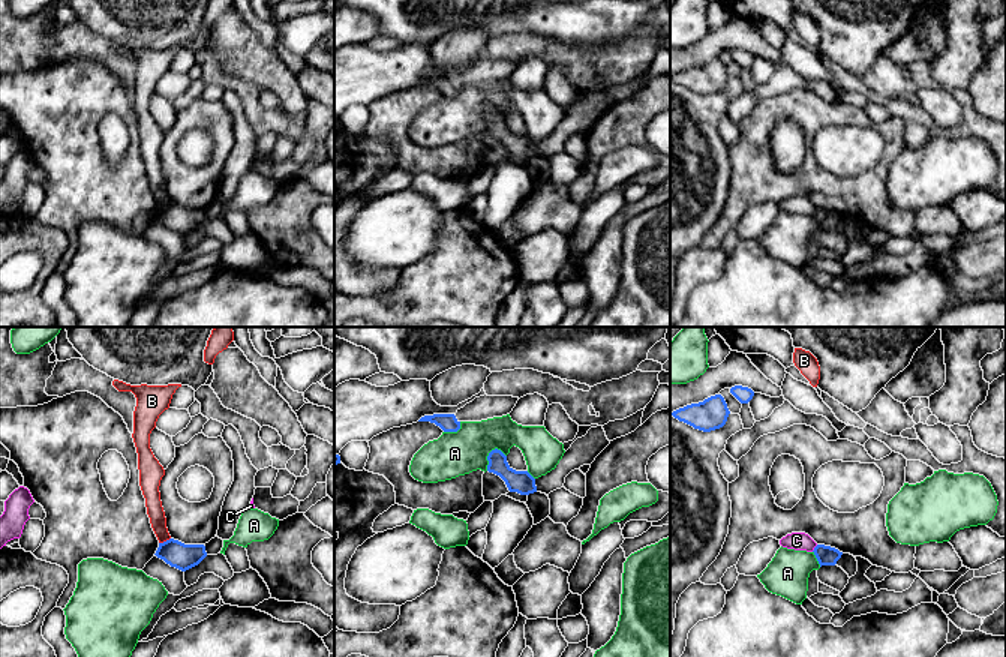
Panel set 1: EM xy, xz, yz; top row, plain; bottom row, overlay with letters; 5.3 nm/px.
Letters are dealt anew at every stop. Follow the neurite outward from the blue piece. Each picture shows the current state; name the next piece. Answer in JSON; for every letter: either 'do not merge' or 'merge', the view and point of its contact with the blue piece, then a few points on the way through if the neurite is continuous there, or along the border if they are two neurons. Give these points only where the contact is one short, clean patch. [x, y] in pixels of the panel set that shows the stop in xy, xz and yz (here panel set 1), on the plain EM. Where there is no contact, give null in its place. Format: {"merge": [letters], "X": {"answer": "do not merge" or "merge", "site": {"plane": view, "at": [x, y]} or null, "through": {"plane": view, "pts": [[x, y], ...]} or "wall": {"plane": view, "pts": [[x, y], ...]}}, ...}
{"merge": [], "A": {"answer": "do not merge", "site": {"plane": "xz", "at": [488, 120]}}, "B": {"answer": "do not merge", "site": {"plane": "xy", "at": [164, 206]}}, "C": {"answer": "do not merge", "site": {"plane": "yz", "at": [814, 212]}}}

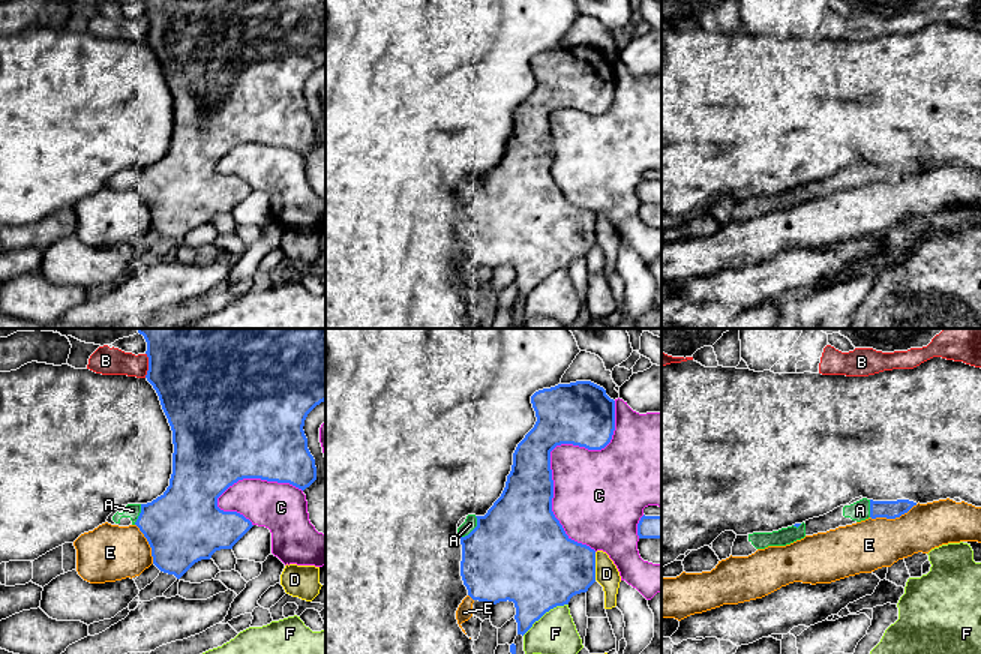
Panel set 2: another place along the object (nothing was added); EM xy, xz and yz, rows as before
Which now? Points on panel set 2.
{"merge": ["A"], "A": {"answer": "merge", "site": {"plane": "xz", "at": [474, 192]}}, "B": {"answer": "do not merge", "site": {"plane": "xy", "at": [149, 29]}}, "C": {"answer": "do not merge", "site": {"plane": "xz", "at": [549, 122]}}, "D": {"answer": "do not merge", "site": {"plane": "xz", "at": [594, 230]}}, "E": {"answer": "do not merge", "site": {"plane": "yz", "at": [893, 182]}}, "F": {"answer": "do not merge", "site": {"plane": "xz", "at": [545, 276]}}}

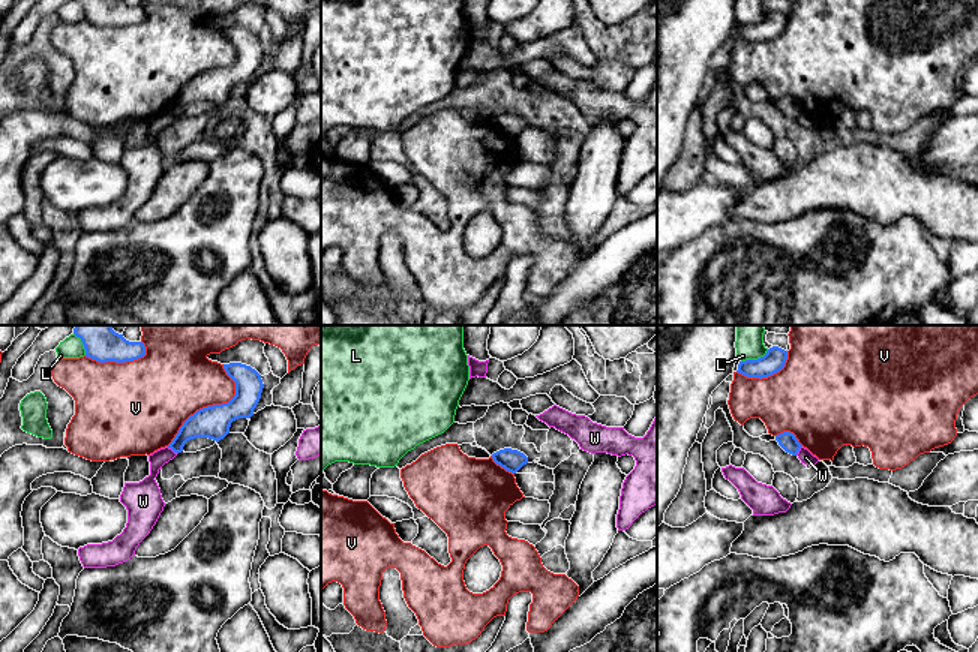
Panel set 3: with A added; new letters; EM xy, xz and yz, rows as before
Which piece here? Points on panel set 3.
{"merge": [], "L": {"answer": "do not merge", "site": {"plane": "yz", "at": [755, 24]}}, "V": {"answer": "do not merge", "site": {"plane": "xy", "at": [213, 69]}}, "W": {"answer": "do not merge", "site": {"plane": "xy", "at": [173, 114]}, "wall": {"plane": "xy", "pts": [[167, 111], [177, 117]]}}}

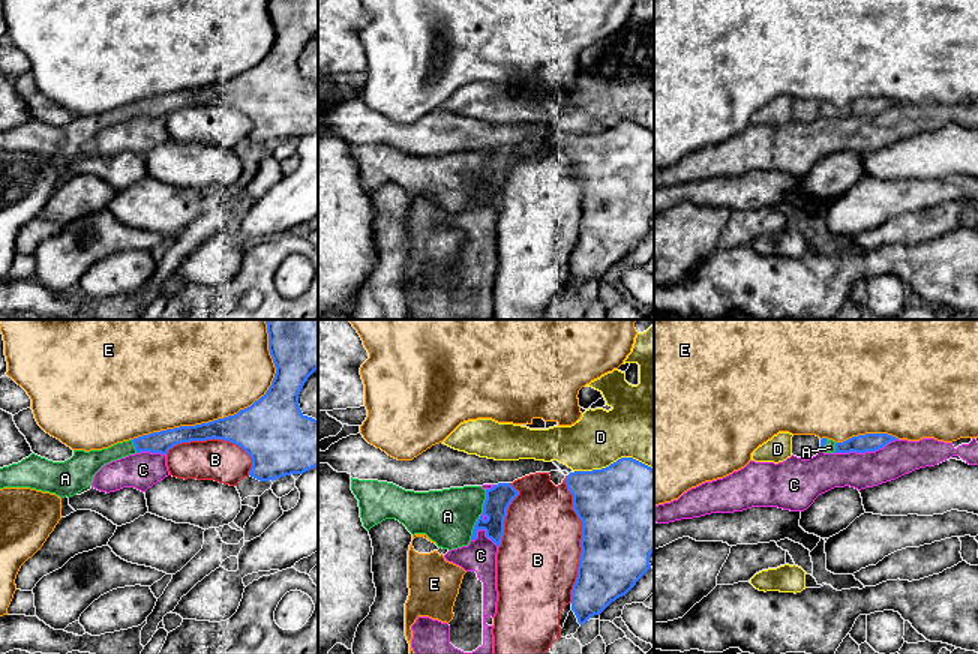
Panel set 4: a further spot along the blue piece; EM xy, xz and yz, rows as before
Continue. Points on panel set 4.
{"merge": ["A"], "A": {"answer": "merge", "site": {"plane": "xz", "at": [485, 165]}, "through": {"plane": "xz", "pts": [[498, 162], [495, 165], [485, 165], [470, 165], [447, 180]]}}, "B": {"answer": "do not merge", "site": {"plane": "xz", "at": [581, 203]}}, "C": {"answer": "do not merge", "site": {"plane": "yz", "at": [866, 114]}}, "D": {"answer": "do not merge", "site": {"plane": "xz", "at": [614, 126]}}, "E": {"answer": "do not merge", "site": {"plane": "xy", "at": [228, 80]}}}

